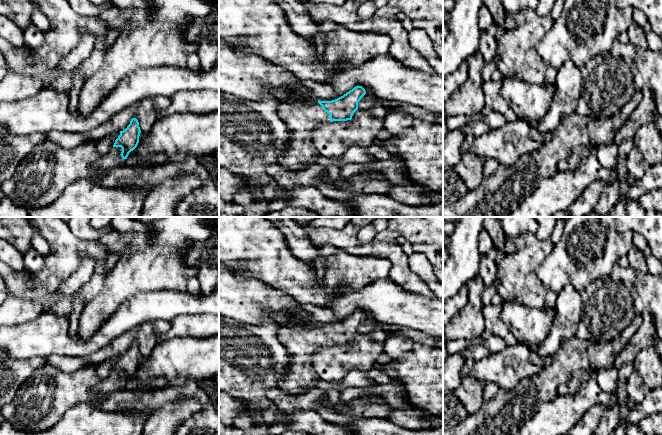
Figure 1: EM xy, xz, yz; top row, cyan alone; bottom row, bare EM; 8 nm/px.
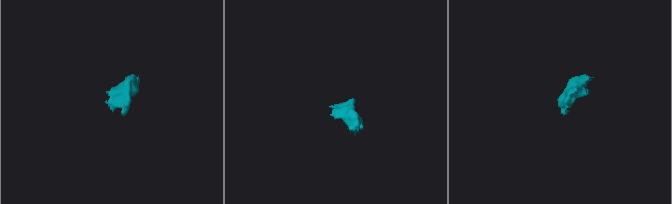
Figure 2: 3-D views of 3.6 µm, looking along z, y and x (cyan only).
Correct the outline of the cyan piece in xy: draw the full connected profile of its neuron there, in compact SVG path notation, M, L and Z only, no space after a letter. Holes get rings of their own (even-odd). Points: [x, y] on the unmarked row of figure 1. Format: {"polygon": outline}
{"polygon": "M132 342L130 348L115 364L113 371L106 377L98 375L96 366L90 363L72 373L64 373L52 365L46 363L37 368L20 385L14 399L4 406L0 413L5 421L11 423L17 430L25 432L43 432L57 424L64 413L76 404L88 404L101 408L102 402L117 390L127 387L127 381L138 367L141 354L136 342Z"}

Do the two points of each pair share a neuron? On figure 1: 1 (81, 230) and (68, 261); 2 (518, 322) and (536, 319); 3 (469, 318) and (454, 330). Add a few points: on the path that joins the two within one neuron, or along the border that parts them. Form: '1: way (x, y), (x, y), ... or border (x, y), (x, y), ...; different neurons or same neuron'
1: border (68, 227), (79, 238), (100, 239); different neurons
2: way (522, 322), (532, 322); same neuron
3: way (465, 322), (458, 328); same neuron

